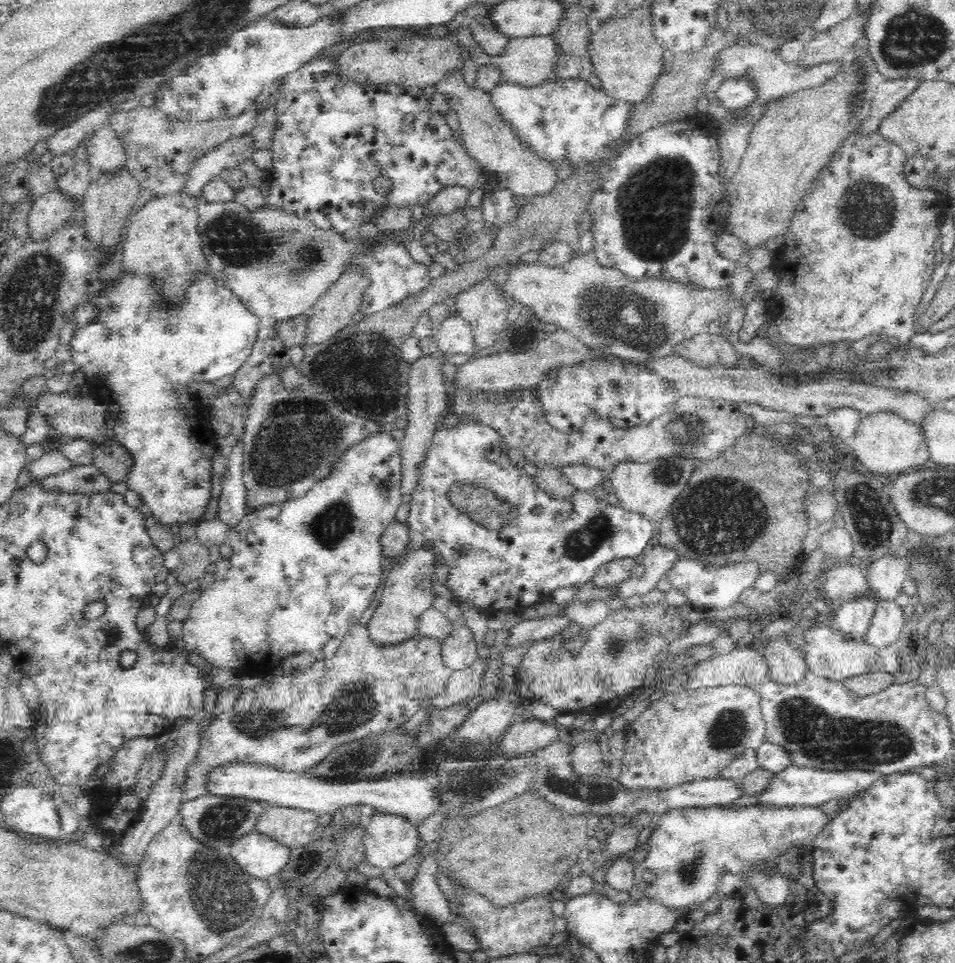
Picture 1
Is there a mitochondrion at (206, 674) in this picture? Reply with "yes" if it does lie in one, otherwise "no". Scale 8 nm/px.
no

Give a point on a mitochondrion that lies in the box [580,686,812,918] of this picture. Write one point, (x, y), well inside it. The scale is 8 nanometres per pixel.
(728, 730)

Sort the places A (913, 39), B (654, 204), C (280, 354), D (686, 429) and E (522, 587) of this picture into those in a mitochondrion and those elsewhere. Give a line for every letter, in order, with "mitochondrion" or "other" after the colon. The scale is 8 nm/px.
A: mitochondrion
B: mitochondrion
C: other
D: mitochondrion
E: other

